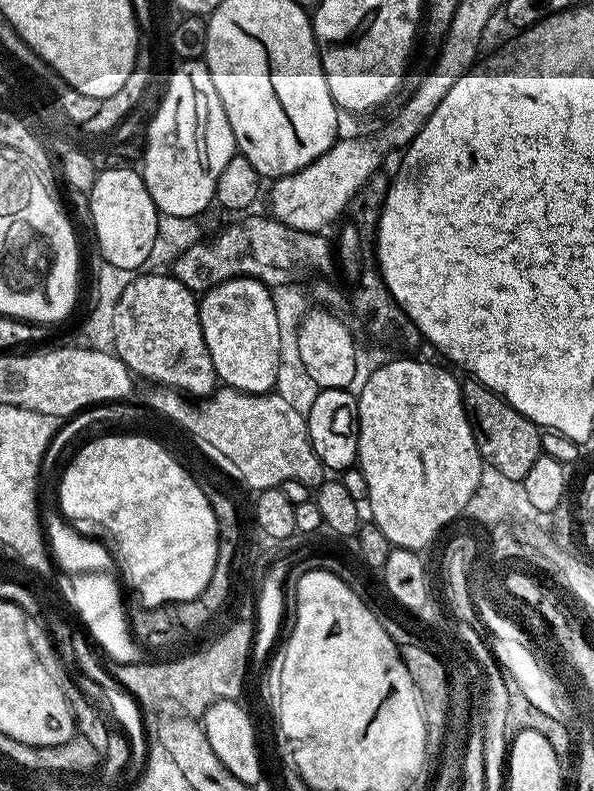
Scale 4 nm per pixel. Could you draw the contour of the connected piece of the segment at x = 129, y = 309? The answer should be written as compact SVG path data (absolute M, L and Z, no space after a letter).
M147 272L136 274L118 299L114 310L114 354L137 377L145 376L148 382L167 384L169 388L175 388L189 397L203 398L217 387L218 377L210 350L206 350L197 293L191 292L171 274L163 276L160 272Z

